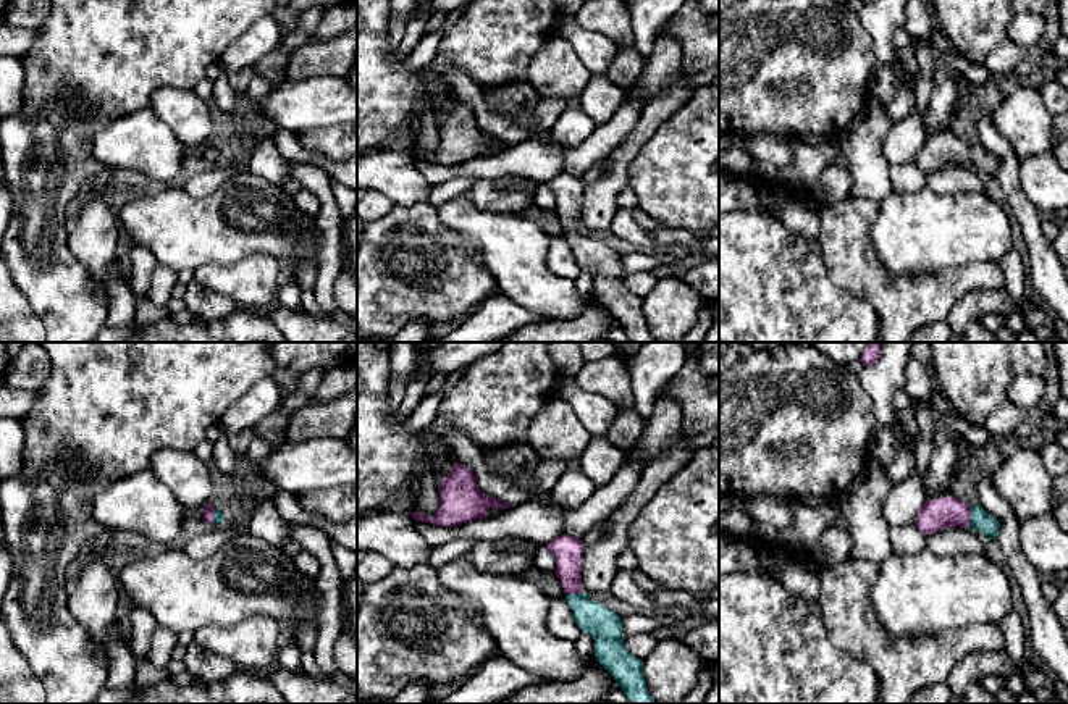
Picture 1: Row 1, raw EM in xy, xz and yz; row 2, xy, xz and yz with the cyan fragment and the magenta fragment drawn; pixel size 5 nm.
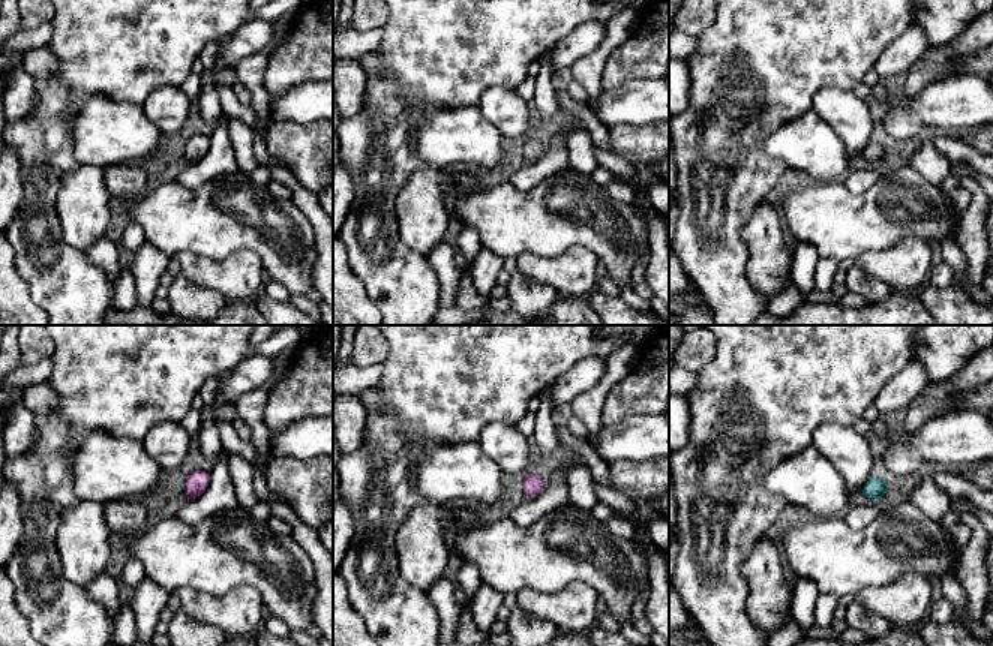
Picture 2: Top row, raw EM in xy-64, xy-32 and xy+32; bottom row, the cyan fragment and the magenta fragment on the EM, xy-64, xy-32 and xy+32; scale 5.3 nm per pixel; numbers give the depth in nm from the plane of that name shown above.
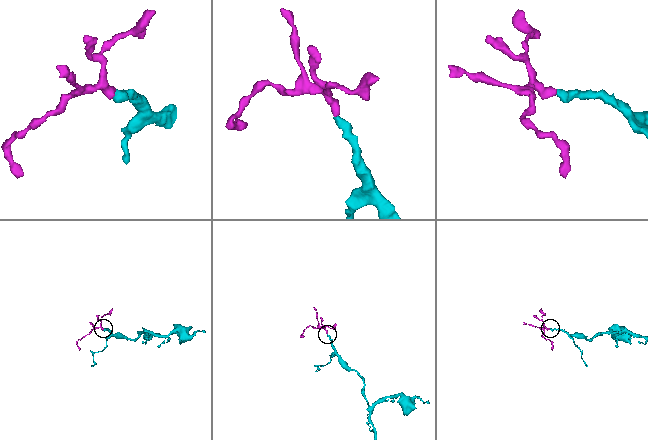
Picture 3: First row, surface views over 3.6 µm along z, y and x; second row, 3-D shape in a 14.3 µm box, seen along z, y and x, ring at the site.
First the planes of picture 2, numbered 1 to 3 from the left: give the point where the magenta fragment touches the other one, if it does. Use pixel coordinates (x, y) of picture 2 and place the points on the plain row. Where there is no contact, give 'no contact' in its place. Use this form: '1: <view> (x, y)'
1: no contact
2: no contact
3: no contact

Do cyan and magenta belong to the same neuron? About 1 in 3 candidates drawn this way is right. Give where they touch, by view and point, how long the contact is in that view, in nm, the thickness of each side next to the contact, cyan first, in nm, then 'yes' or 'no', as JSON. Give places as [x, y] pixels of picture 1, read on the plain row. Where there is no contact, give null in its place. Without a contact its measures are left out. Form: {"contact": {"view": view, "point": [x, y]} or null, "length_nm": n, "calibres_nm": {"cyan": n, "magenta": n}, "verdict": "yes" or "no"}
{"contact": {"view": "yz", "point": [970, 155]}, "length_nm": 100, "calibres_nm": {"cyan": 100, "magenta": 160}, "verdict": "yes"}

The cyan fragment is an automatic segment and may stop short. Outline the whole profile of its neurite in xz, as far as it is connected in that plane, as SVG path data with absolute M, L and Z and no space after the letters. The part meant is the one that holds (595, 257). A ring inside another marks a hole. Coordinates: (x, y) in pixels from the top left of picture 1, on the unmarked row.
M561 173L546 186L556 195L556 215L566 228L566 241L582 271L595 278L596 299L614 315L630 342L656 342L643 315L643 299L624 284L622 257L582 229L582 197L585 186L578 176Z

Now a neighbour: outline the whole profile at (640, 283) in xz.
M638 271L624 278L625 287L641 299L645 299L650 294L656 283L658 278L653 271Z

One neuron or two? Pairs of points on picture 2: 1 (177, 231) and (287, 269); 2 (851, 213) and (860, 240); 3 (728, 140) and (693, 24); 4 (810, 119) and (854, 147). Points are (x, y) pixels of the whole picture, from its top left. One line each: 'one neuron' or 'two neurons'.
1: one neuron
2: one neuron
3: two neurons
4: two neurons

